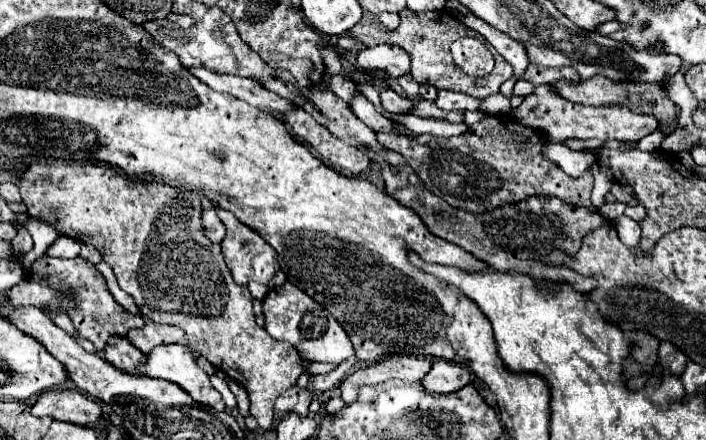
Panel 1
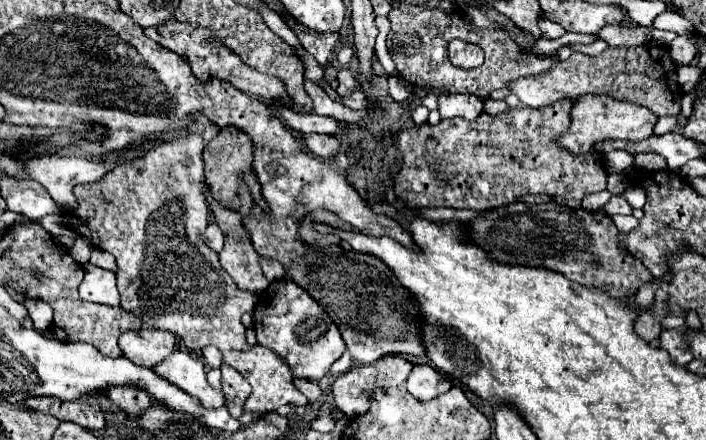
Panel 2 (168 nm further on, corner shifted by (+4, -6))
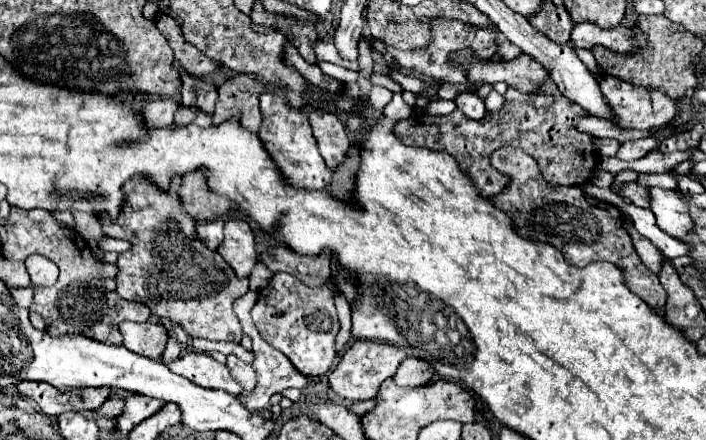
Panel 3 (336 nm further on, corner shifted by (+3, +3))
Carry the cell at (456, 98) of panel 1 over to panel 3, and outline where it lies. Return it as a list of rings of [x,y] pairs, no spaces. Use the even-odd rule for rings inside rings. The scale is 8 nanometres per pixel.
[[[462,93],[462,95],[458,95],[456,107],[462,109],[464,115],[468,115],[470,119],[482,119],[486,115],[484,101],[478,99],[476,93]]]

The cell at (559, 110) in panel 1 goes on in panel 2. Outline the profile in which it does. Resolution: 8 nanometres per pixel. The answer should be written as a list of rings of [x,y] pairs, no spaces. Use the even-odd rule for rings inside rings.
[[[581,96],[571,108],[571,126],[565,134],[559,136],[557,146],[573,156],[583,156],[605,140],[641,142],[653,134],[655,120],[657,118],[651,110],[633,102],[619,102],[611,96]]]

